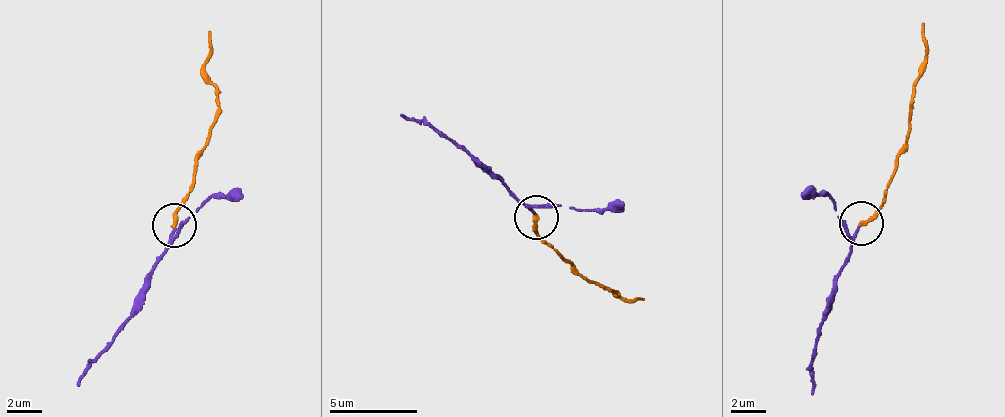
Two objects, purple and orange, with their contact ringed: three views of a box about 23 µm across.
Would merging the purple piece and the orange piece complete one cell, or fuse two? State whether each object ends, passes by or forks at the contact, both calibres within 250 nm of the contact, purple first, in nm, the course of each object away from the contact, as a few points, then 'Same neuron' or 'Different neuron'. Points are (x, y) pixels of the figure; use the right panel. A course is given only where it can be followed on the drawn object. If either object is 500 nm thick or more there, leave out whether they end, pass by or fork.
At the ring purple passes by. At the ring orange ends. Thickness 110 nm (purple) against 220 nm. Course of purple: (861, 226), (827, 312), (812, 364), (812, 395). Course of orange: (861, 222), (882, 204), (910, 127), (911, 82), (924, 61), (922, 22). Same neuron

